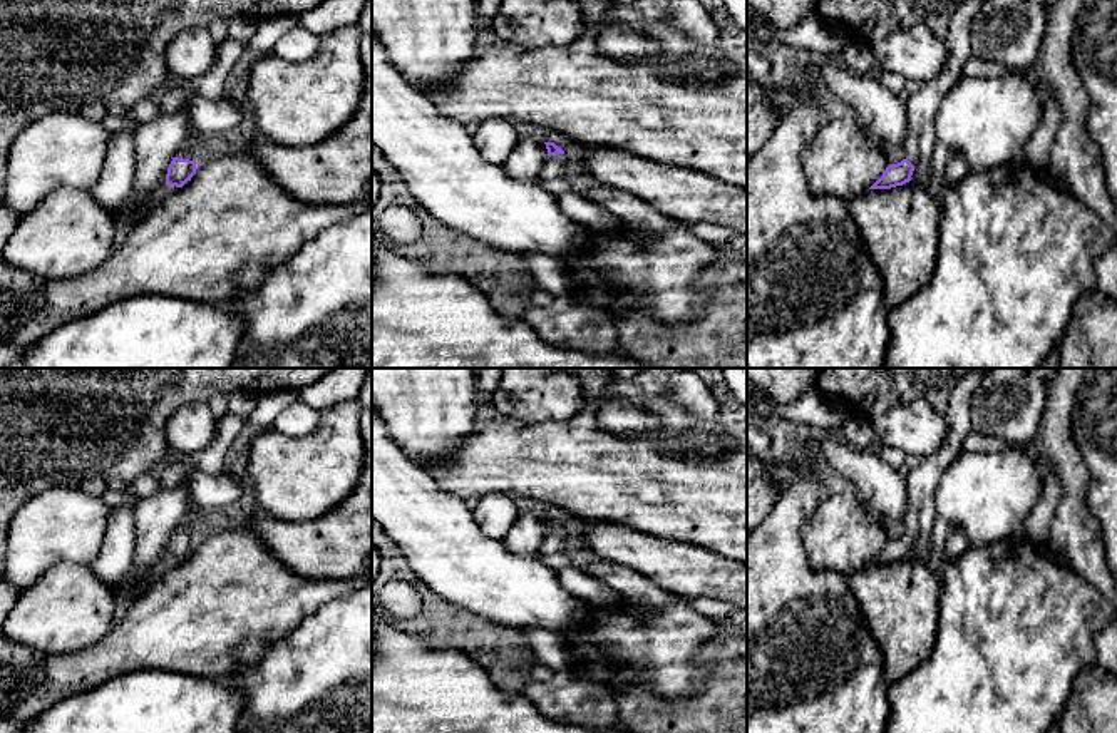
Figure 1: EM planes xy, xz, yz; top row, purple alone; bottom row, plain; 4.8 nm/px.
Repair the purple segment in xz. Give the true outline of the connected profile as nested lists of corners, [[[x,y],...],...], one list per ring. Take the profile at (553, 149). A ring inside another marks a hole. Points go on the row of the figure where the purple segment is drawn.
[[[544,142],[548,149],[548,159],[539,174],[539,179],[549,181],[564,177],[571,169],[574,169],[574,154],[566,154],[554,142]]]

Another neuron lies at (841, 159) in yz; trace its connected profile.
[[[854,115],[821,124],[800,152],[807,186],[816,196],[837,196],[851,201],[869,189],[889,166],[878,141],[871,139]]]

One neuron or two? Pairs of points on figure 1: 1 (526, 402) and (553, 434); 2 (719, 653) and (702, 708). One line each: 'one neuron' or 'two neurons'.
1: two neurons
2: one neuron

